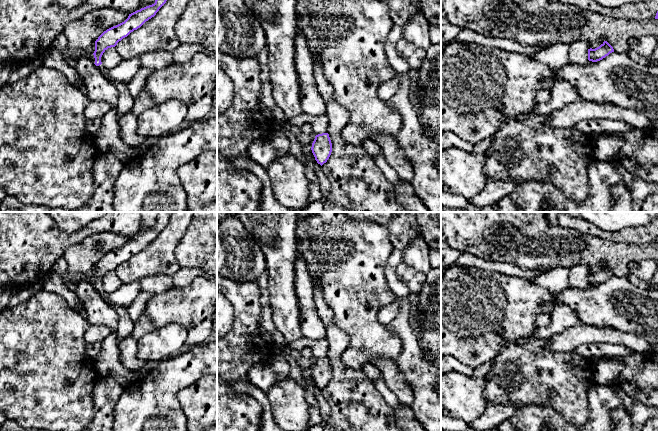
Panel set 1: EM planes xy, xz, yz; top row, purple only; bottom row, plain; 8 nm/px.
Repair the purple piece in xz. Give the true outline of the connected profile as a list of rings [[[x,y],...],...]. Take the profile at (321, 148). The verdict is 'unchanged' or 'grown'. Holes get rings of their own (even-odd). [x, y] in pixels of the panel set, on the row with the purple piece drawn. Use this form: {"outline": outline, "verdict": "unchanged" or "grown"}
{"outline": [[[328,133],[315,136],[311,147],[315,160],[321,166],[327,162],[332,152],[332,143]]], "verdict": "unchanged"}

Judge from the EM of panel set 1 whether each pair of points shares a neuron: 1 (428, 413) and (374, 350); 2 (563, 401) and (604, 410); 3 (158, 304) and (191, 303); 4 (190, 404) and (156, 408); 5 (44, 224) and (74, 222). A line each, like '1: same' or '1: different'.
1: different
2: different
3: same
4: different
5: different

